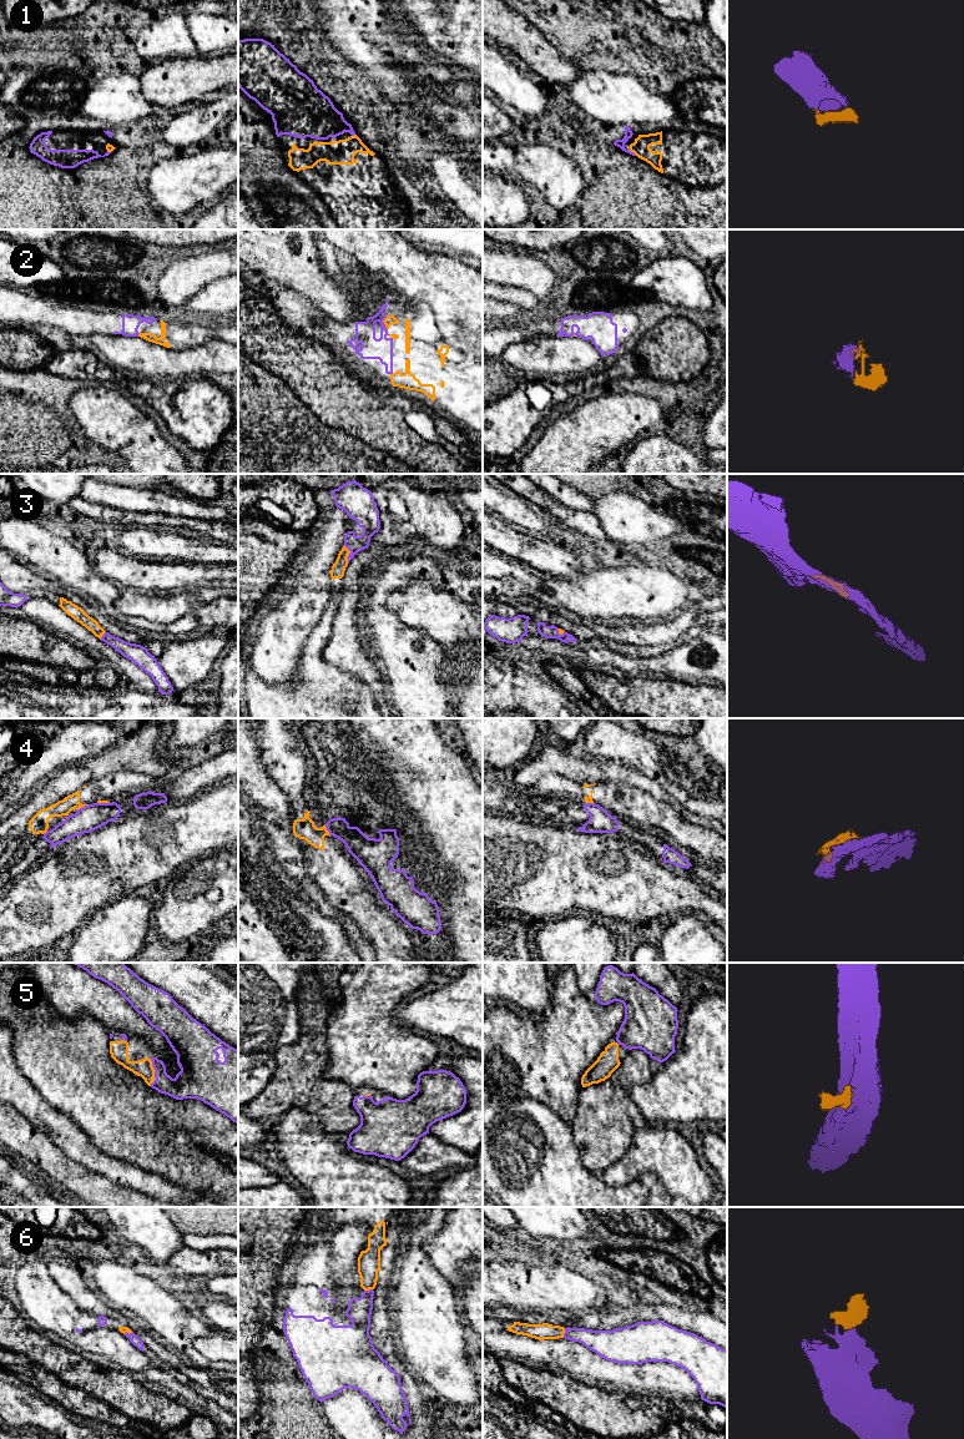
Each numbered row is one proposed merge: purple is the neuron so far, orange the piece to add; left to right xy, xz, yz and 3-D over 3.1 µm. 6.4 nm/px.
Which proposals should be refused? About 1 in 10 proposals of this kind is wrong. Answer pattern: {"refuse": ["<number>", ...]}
{"refuse": ["4"]}

